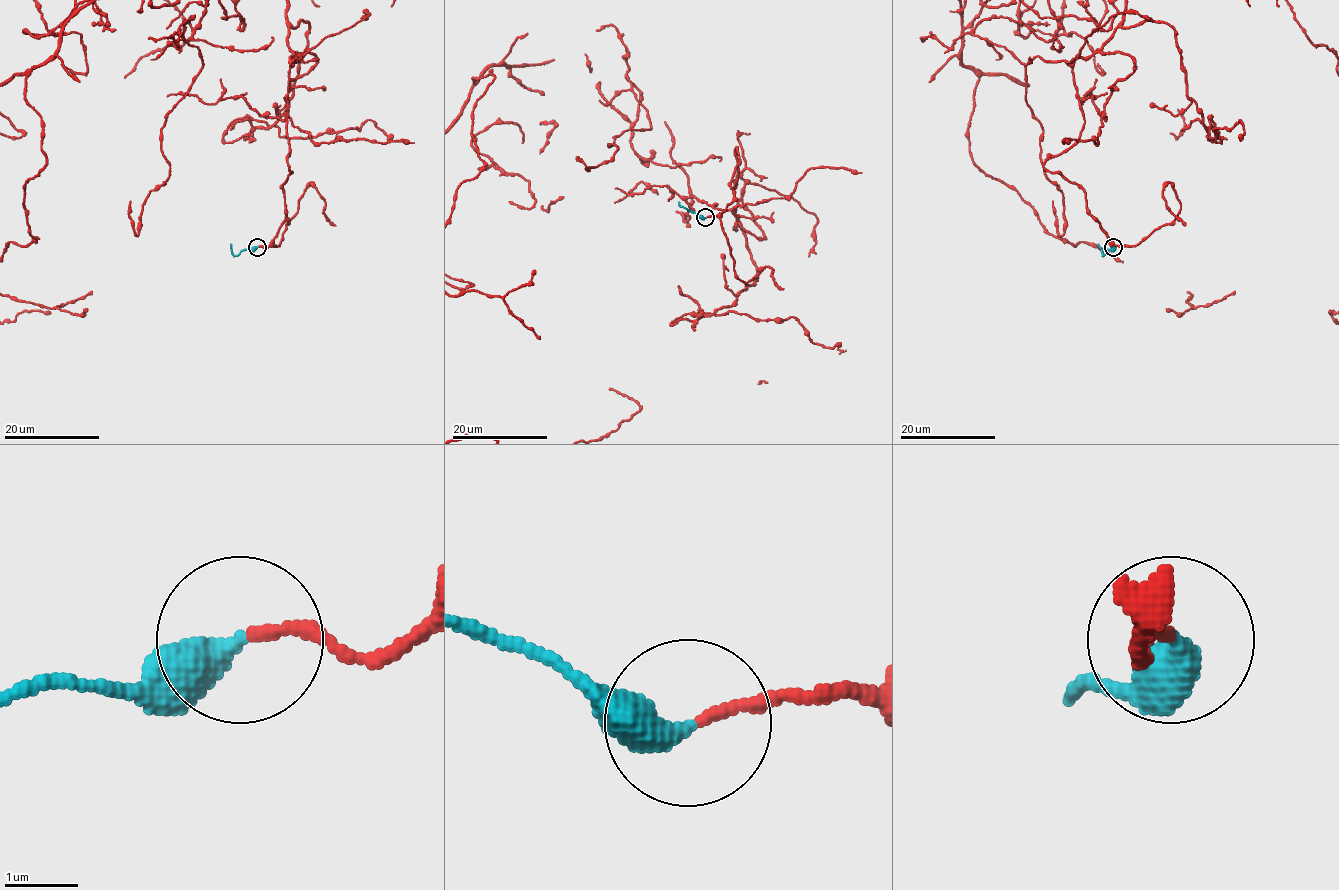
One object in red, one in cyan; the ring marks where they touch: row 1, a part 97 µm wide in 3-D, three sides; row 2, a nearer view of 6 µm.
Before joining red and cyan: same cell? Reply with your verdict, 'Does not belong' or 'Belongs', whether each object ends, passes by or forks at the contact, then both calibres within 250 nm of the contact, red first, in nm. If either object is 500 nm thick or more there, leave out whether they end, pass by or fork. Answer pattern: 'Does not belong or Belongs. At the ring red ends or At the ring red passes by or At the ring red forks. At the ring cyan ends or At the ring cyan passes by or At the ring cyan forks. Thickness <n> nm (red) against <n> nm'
Belongs. At the ring red ends. At the ring cyan ends. Thickness 150 nm (red) against 460 nm

